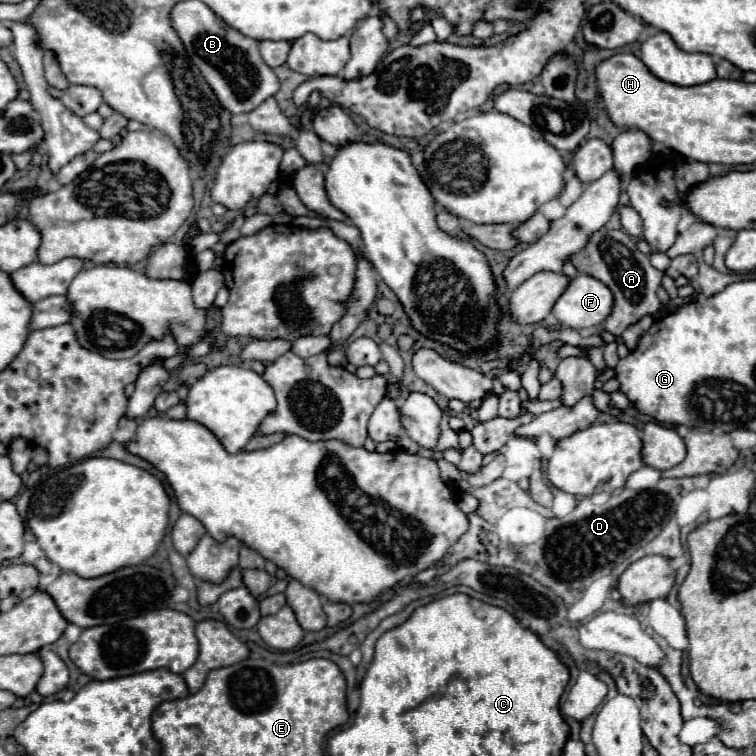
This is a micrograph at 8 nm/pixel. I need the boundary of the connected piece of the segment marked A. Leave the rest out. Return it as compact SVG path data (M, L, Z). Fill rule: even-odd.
M601 229L595 235L591 235L587 247L575 255L571 255L569 259L577 269L589 273L591 277L603 281L615 295L615 307L613 313L603 321L603 331L621 337L621 333L629 327L635 325L641 317L645 315L653 315L665 307L673 307L673 303L663 305L657 299L657 289L661 285L661 277L663 273L655 267L651 267L649 257L643 255L633 237L625 231L615 231L615 229Z

